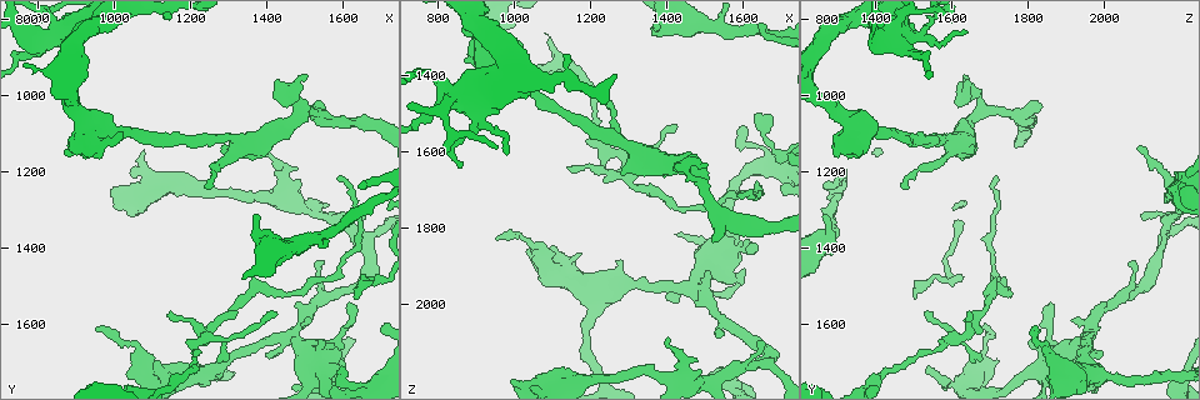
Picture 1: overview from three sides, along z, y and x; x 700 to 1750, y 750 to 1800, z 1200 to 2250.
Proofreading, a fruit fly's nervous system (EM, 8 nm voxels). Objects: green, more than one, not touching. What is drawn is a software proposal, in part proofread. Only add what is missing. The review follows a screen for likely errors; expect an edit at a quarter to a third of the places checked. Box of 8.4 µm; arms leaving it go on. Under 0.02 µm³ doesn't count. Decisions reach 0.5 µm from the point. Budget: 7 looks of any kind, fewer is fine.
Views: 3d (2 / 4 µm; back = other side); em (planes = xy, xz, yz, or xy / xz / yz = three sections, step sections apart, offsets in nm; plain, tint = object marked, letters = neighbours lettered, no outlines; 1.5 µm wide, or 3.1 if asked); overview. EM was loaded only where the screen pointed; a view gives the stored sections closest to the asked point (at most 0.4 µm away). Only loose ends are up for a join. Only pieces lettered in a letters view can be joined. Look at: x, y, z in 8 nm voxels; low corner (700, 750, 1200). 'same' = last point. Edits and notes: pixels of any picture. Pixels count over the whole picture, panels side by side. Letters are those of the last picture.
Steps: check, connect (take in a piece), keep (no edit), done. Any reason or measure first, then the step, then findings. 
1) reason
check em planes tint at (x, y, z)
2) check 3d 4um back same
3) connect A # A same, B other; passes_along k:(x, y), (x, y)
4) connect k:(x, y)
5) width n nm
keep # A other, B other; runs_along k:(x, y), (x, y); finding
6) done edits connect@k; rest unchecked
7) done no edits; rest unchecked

an open end
check em planes plain at (1510, 950, 1630)

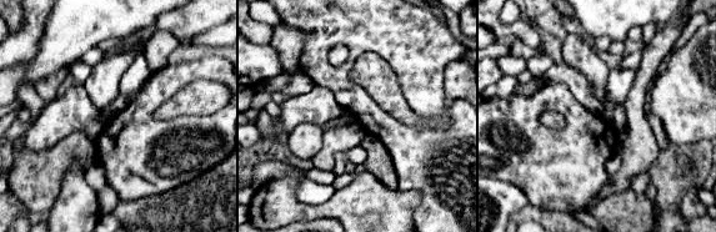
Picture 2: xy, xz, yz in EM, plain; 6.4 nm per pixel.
check em planes letters same

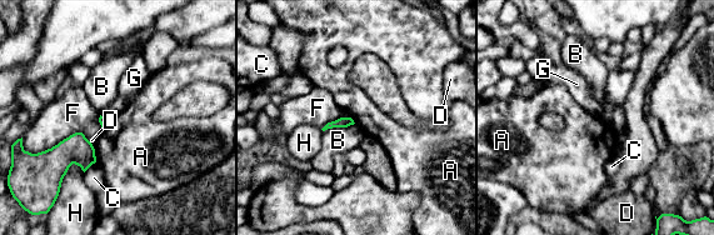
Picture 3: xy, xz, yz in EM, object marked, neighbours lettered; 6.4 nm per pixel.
longest_contact F 360 nm
keep # A other, B other, C other, D other, F other, G other, H other; no lettered piece goes on from it

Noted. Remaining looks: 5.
tapers out
check em planes tint at (1150, 1575, 1635)

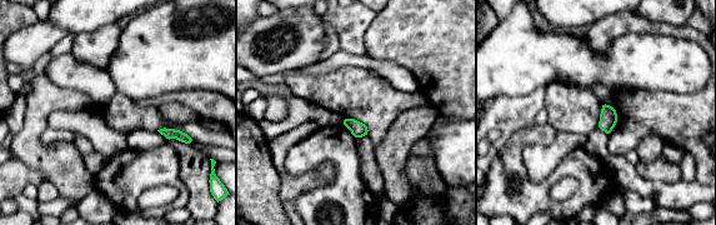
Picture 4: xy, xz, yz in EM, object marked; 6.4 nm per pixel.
check em planes letters same

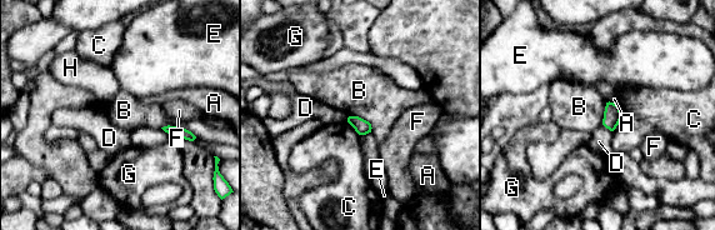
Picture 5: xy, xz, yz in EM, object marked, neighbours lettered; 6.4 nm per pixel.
keep # A other, B other, C other, D other, E other, F other, G other, H other; border 5:(160, 128), (178, 125), (196, 136); no lettered piece goes on from it

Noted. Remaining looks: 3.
an open end
check 3d 4um at (1515, 1025, 1830)

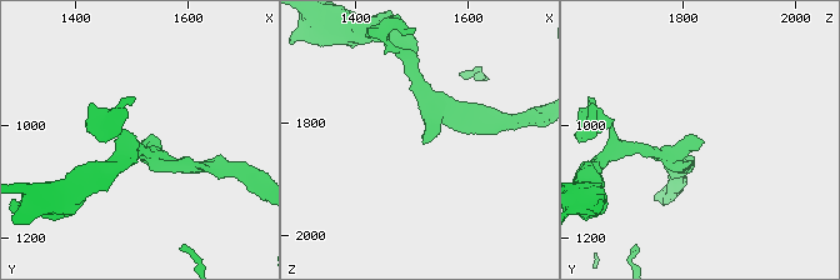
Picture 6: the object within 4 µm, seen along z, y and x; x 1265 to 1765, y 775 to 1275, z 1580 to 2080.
check em planes letters at (1515, 1025, 1830)

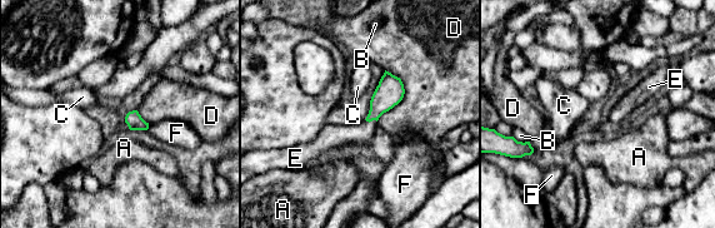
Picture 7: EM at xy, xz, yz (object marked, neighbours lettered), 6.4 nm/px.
connect E # A other, B other, C other, D other, E same, F other; passes_along 7:(390, 90), (371, 120), (336, 135); it goes on there

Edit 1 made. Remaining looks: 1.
done edits connect@7; rest unchecked

